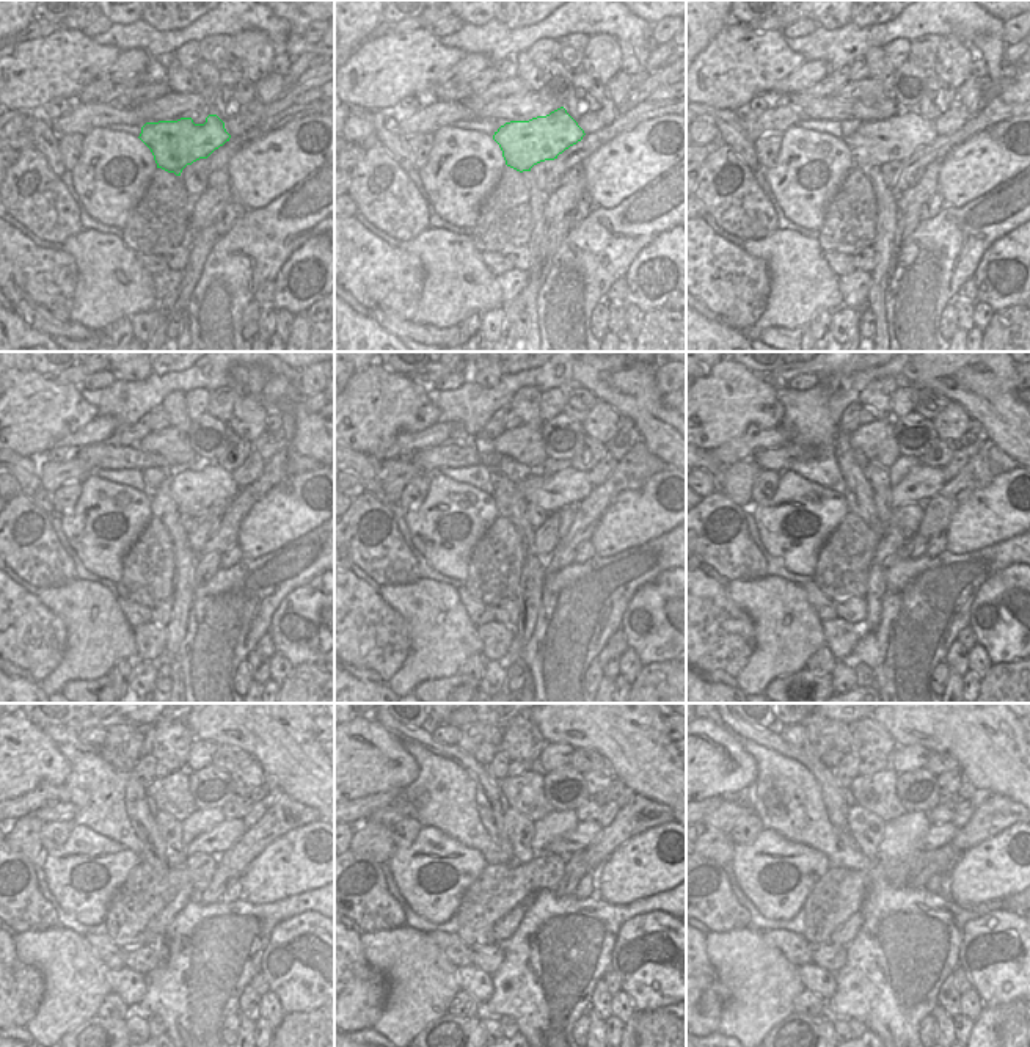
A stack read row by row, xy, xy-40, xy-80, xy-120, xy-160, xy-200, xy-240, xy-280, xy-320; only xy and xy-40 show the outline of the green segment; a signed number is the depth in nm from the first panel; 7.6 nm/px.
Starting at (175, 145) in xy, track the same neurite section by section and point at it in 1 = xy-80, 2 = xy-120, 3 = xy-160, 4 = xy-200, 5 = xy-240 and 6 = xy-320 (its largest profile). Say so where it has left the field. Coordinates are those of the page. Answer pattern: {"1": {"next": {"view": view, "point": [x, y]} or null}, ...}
{"1": {"next": {"view": "xy-80", "point": [894, 138]}}, "2": {"next": {"view": "xy-120", "point": [193, 490]}}, "3": {"next": {"view": "xy-160", "point": [567, 487]}}, "4": {"next": {"view": "xy-200", "point": [922, 482]}}, "5": {"next": {"view": "xy-240", "point": [225, 834]}}, "6": {"next": {"view": "xy-320", "point": [938, 835]}}}

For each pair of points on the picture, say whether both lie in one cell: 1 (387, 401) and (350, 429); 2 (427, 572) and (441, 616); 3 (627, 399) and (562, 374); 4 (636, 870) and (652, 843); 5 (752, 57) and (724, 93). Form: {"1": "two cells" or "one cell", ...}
{"1": "one cell", "2": "two cells", "3": "two cells", "4": "one cell", "5": "one cell"}

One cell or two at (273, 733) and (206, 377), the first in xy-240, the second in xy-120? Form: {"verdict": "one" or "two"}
{"verdict": "two"}

